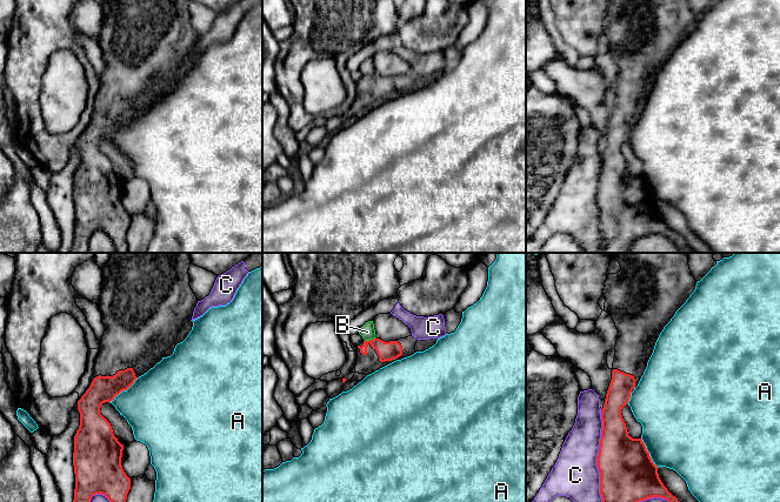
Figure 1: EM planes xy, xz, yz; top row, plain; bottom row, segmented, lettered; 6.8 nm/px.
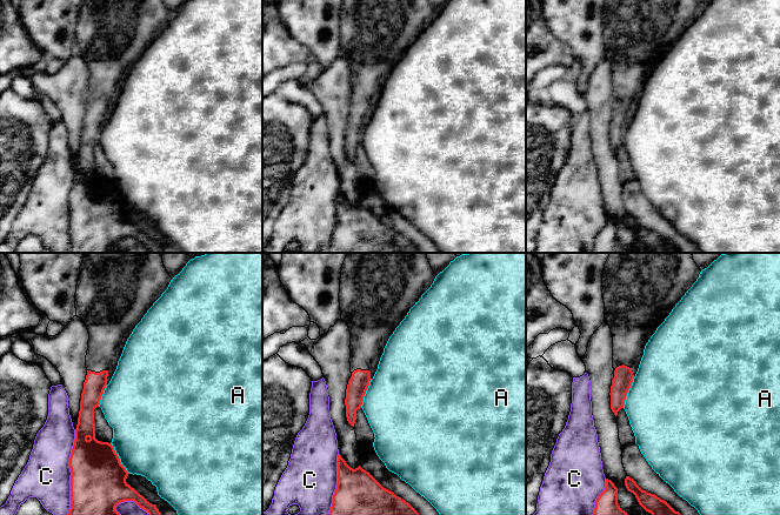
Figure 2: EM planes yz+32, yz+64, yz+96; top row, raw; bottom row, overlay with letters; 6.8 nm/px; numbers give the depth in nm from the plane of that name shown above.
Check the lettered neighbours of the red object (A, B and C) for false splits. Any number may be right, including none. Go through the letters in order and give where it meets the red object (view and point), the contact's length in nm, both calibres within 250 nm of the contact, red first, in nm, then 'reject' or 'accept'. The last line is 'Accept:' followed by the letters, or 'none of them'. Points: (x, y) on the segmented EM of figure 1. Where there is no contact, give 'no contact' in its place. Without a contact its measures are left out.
A: contact xy (124, 389); length 260 nm; calibres 180 and 440 nm; reject
B: contact xz (370, 340); length 80 nm; calibres 130 and 100 nm; reject
C: contact yz (598, 455); length 650 nm; calibres 380 and 320 nm; reject
Accept: none of them

